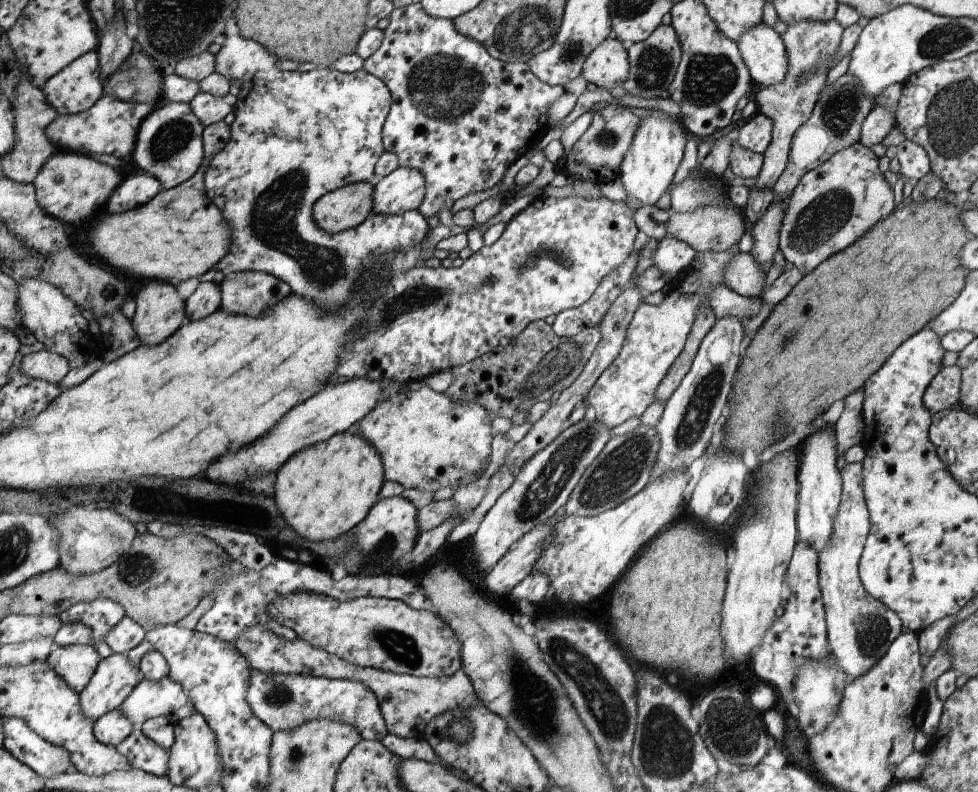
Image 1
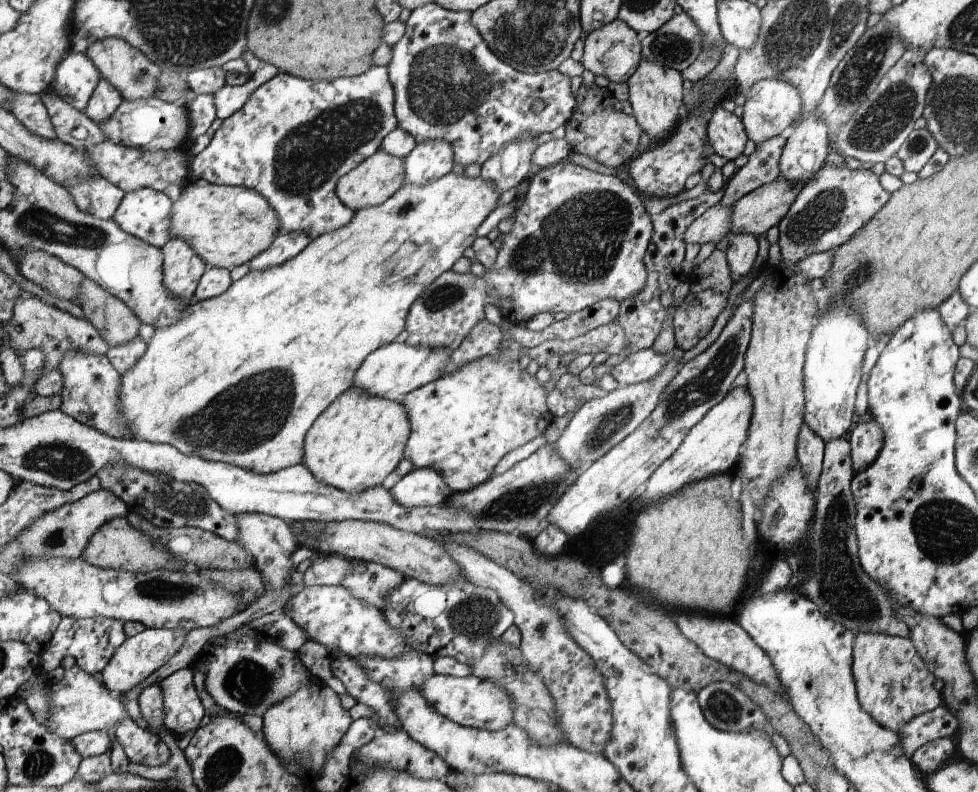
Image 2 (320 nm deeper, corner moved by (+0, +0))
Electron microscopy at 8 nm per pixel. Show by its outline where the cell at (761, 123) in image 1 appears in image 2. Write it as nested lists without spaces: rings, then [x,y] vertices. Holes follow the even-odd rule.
[[[765,77],[750,84],[750,88],[743,91],[746,100],[743,104],[742,120],[747,137],[755,143],[764,142],[776,135],[787,135],[791,124],[803,112],[801,92],[788,81]]]

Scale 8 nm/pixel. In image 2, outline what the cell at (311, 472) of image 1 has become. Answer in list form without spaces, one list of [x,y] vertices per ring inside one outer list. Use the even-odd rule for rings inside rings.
[[[352,386],[342,397],[332,402],[311,426],[306,436],[306,456],[302,464],[310,469],[314,478],[320,479],[320,482],[326,486],[334,486],[348,494],[360,494],[363,490],[382,486],[384,478],[398,468],[400,461],[405,457],[410,438],[410,415],[404,408],[402,400],[396,402],[396,400],[372,396]]]

